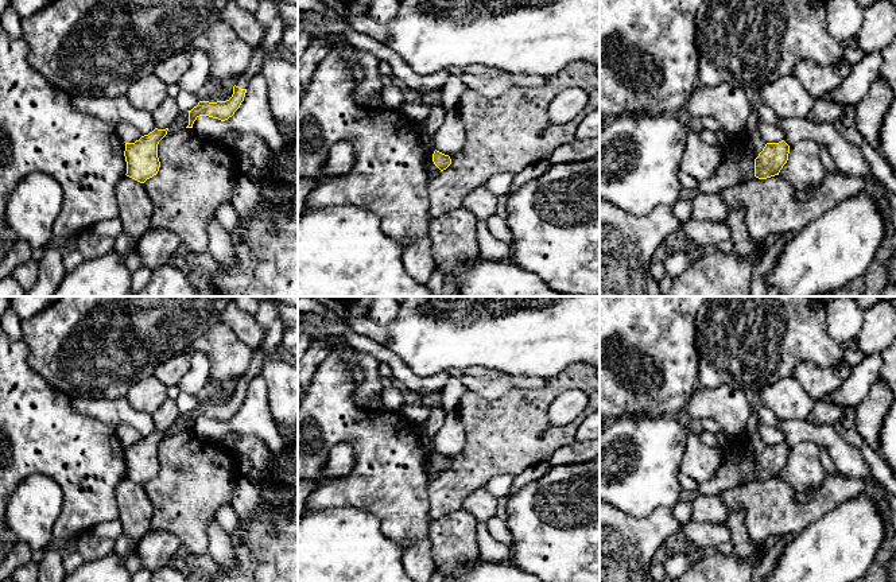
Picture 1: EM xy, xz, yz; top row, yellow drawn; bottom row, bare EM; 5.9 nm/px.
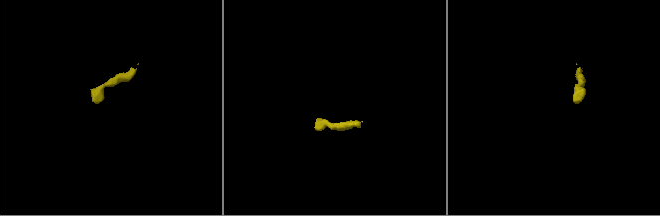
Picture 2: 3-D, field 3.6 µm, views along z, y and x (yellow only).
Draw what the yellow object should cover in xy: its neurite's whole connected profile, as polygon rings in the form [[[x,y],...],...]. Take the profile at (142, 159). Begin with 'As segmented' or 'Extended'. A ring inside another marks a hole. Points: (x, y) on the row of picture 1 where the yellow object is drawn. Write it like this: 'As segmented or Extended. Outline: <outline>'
As segmented. Outline: [[[155,128],[135,143],[125,143],[127,176],[144,183],[158,174],[160,167],[158,144],[167,135],[167,131],[168,128]]]

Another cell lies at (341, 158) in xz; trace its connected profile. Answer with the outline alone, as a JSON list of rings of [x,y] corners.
[[[338,141],[329,150],[329,156],[323,168],[325,176],[338,176],[346,174],[356,162],[356,151],[349,141]]]

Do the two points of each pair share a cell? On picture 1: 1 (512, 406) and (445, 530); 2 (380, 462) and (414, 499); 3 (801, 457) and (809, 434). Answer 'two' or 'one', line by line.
1: two
2: one
3: two

